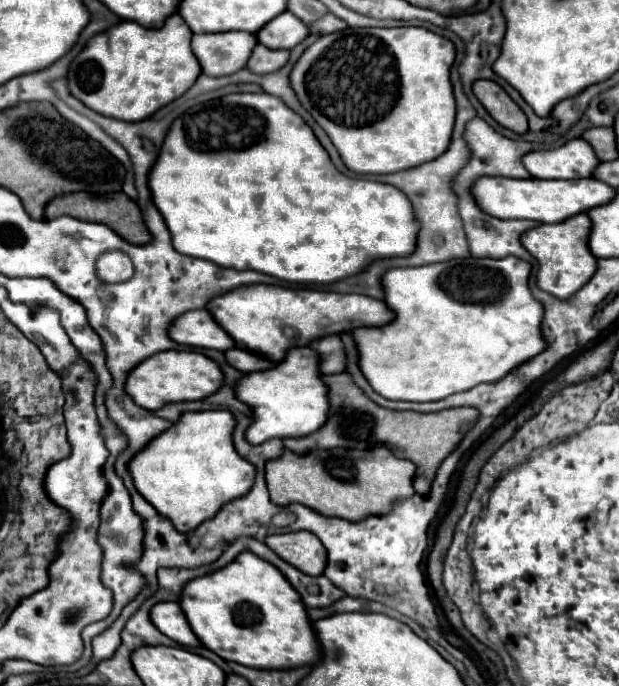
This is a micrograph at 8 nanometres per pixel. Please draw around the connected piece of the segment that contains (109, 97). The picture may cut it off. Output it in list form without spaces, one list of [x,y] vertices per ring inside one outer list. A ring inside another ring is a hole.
[[[178,13],[174,17],[168,17],[168,23],[164,23],[162,29],[144,29],[142,25],[122,21],[88,41],[84,51],[74,59],[70,67],[68,87],[80,101],[84,101],[84,105],[98,113],[104,113],[106,117],[116,117],[124,121],[144,121],[144,117],[152,117],[158,109],[182,97],[202,75],[200,63],[196,61],[196,55],[190,49],[190,39],[192,31]]]

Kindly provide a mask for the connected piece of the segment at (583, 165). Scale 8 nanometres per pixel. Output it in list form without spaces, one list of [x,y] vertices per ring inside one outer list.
[[[584,139],[568,141],[552,151],[534,151],[524,157],[524,167],[536,179],[582,179],[596,171],[596,153]]]

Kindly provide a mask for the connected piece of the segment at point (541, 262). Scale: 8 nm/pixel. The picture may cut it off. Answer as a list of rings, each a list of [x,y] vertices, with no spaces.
[[[580,213],[576,217],[570,217],[568,221],[556,225],[540,225],[522,235],[522,245],[538,261],[538,287],[542,291],[558,299],[570,299],[592,279],[592,275],[598,269],[598,259],[592,255],[588,247],[586,233],[590,233],[590,229],[590,217],[586,213]]]

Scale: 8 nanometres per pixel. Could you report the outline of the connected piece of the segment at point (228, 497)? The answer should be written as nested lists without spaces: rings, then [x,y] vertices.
[[[198,411],[198,413],[184,413],[178,423],[174,423],[168,431],[152,439],[144,453],[138,453],[128,469],[132,471],[132,479],[136,489],[148,503],[156,507],[156,511],[168,517],[180,533],[190,533],[196,525],[208,521],[208,517],[216,517],[218,509],[222,509],[224,501],[232,501],[232,497],[244,497],[252,487],[256,477],[256,467],[244,457],[240,457],[232,449],[232,429],[236,427],[236,419],[230,411]]]

